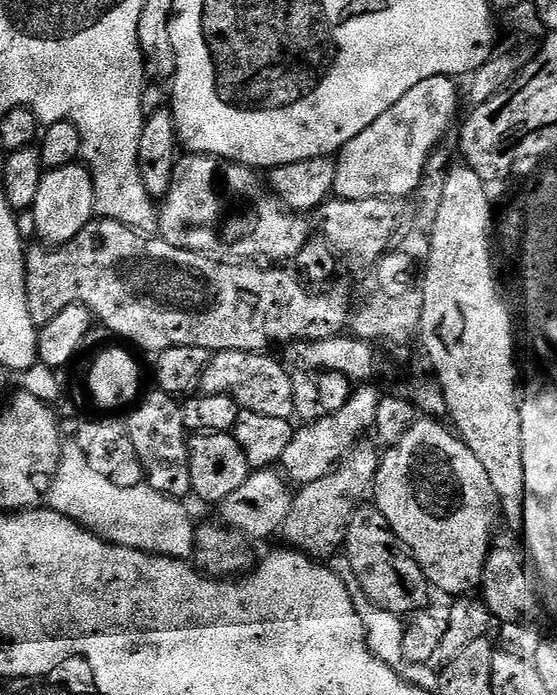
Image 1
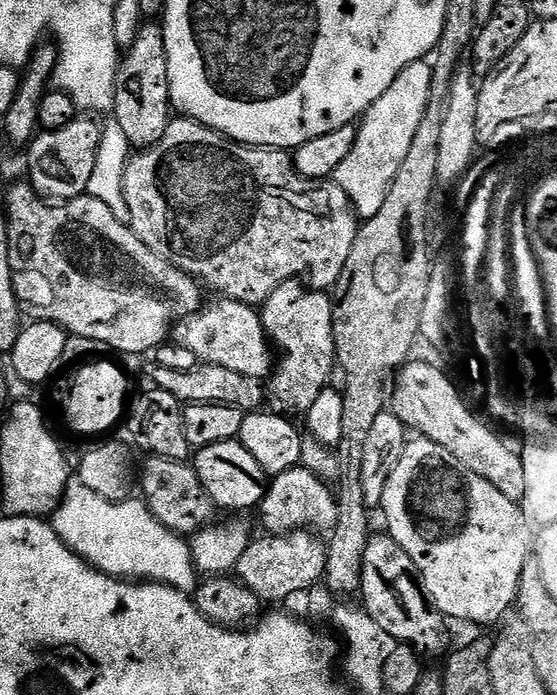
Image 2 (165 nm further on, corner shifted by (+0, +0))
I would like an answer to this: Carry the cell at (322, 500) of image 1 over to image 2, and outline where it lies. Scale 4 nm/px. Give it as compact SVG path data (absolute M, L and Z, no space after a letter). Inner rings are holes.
M301 530L287 534L268 534L265 540L253 539L234 571L235 579L245 584L261 601L276 600L282 602L290 594L304 592L307 588L321 583L326 570L328 557L327 543L319 540L312 530Z

